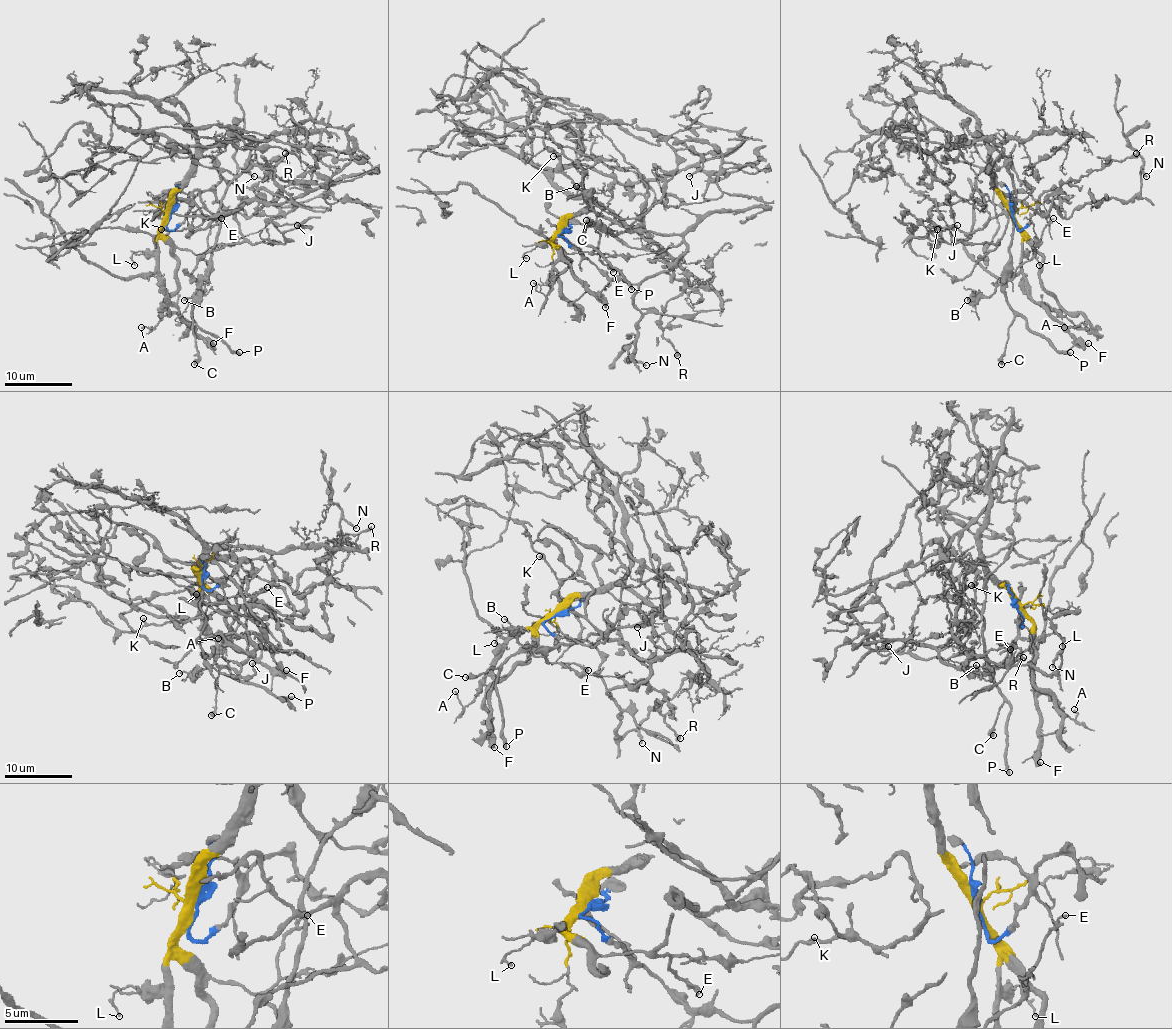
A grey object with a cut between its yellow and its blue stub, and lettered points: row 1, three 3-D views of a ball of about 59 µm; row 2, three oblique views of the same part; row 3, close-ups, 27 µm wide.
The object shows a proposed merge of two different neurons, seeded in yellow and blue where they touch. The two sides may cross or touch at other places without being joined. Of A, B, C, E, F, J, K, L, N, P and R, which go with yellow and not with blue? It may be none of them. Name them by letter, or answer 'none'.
A, B, C, E, F, L, P

